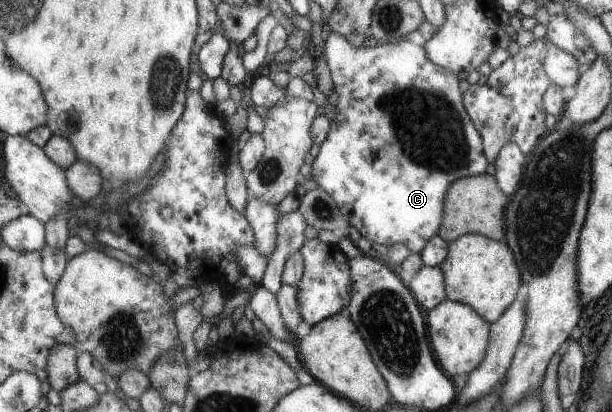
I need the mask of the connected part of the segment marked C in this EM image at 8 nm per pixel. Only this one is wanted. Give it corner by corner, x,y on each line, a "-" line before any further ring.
331,31
324,43
323,54
326,56
327,64
331,70
333,86
339,94
336,106
338,114
331,122
327,140
314,150
312,180
317,182
334,199
342,214
348,219
350,226
357,228
361,236
370,240
371,244
382,244
382,246
389,247
400,243
406,245
412,253
421,253
428,242
436,236
442,224
444,199
451,184
464,177
471,177
472,174
484,174
488,168
487,156
484,156
484,152
482,152
483,137
479,129
475,127
474,121
466,116
467,108
462,106
462,92
458,88
459,76
450,69
433,63
422,45
407,40
364,48
353,45
345,36

